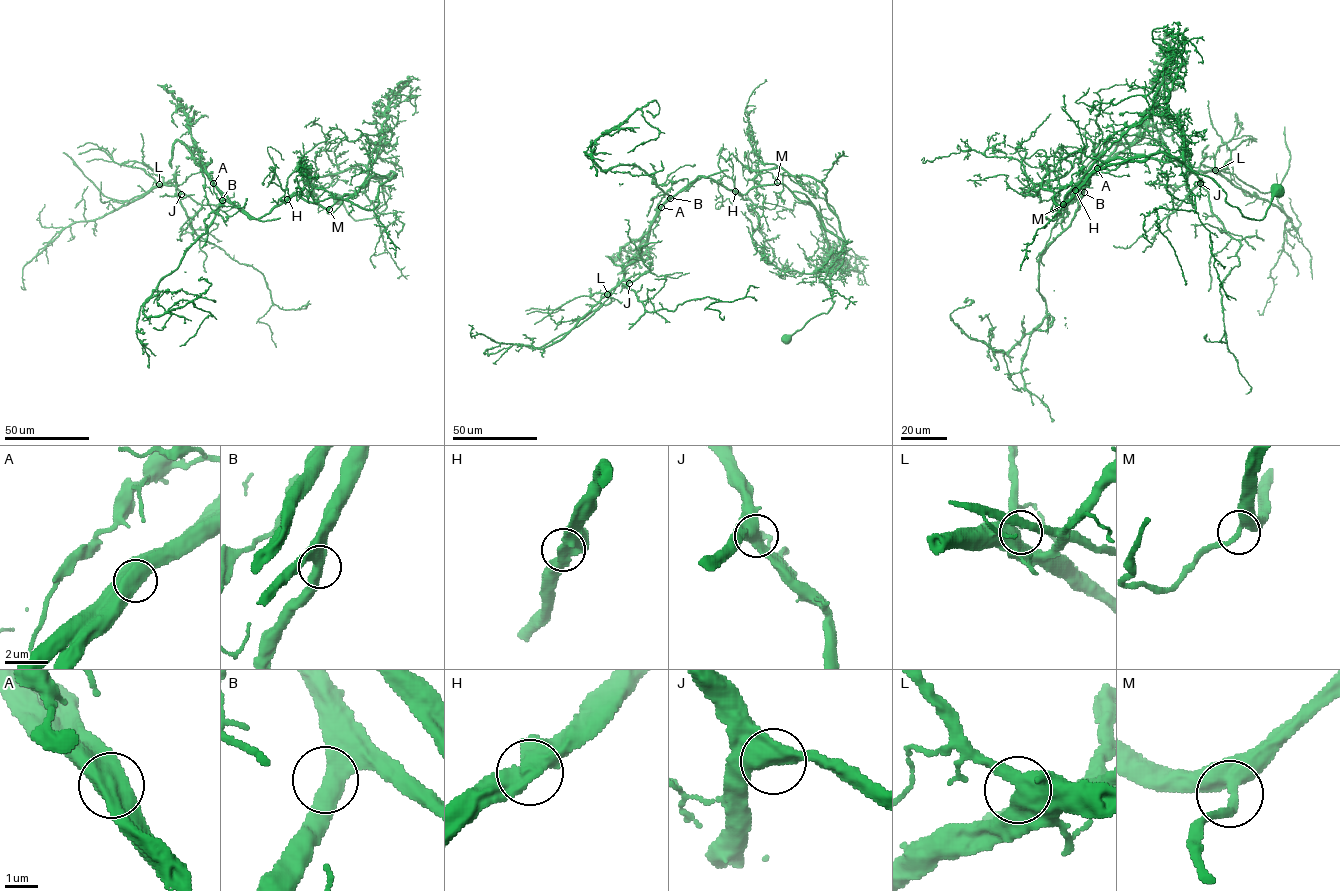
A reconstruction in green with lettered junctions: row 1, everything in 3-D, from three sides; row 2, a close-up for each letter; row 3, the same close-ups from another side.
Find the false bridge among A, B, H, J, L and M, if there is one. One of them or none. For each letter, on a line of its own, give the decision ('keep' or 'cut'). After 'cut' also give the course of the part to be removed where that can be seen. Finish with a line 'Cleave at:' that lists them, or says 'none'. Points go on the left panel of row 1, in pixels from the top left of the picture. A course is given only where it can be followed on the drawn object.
A: cut; foreign part runs (213, 183), (200, 162), (176, 187), (180, 204), (197, 234), (263, 275), (272, 304), (258, 320), (276, 347)
B: keep
H: keep
J: keep
L: keep
M: keep
Cleave at: A

